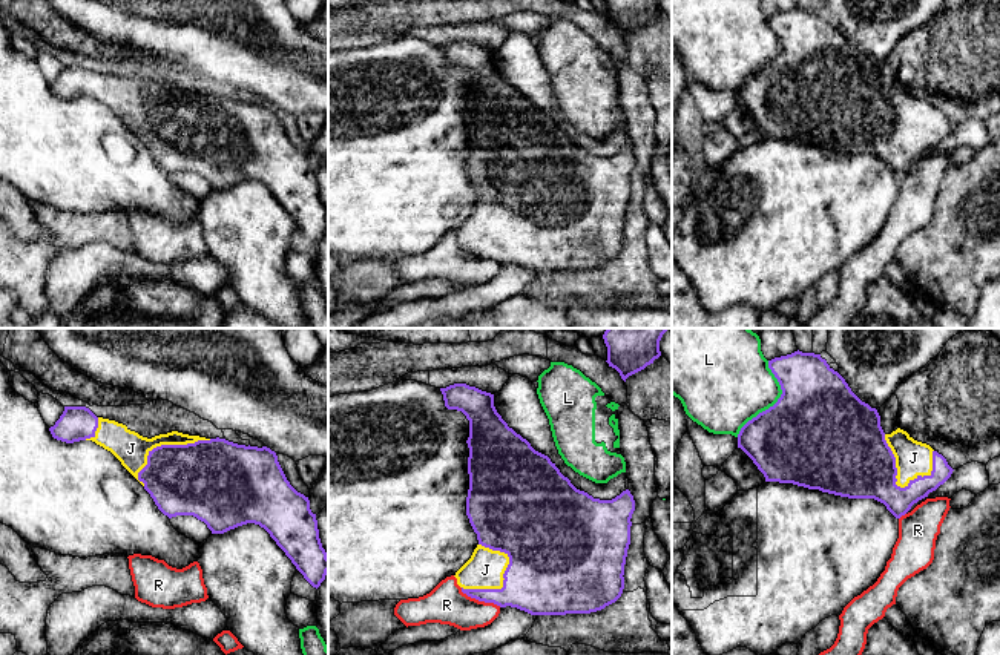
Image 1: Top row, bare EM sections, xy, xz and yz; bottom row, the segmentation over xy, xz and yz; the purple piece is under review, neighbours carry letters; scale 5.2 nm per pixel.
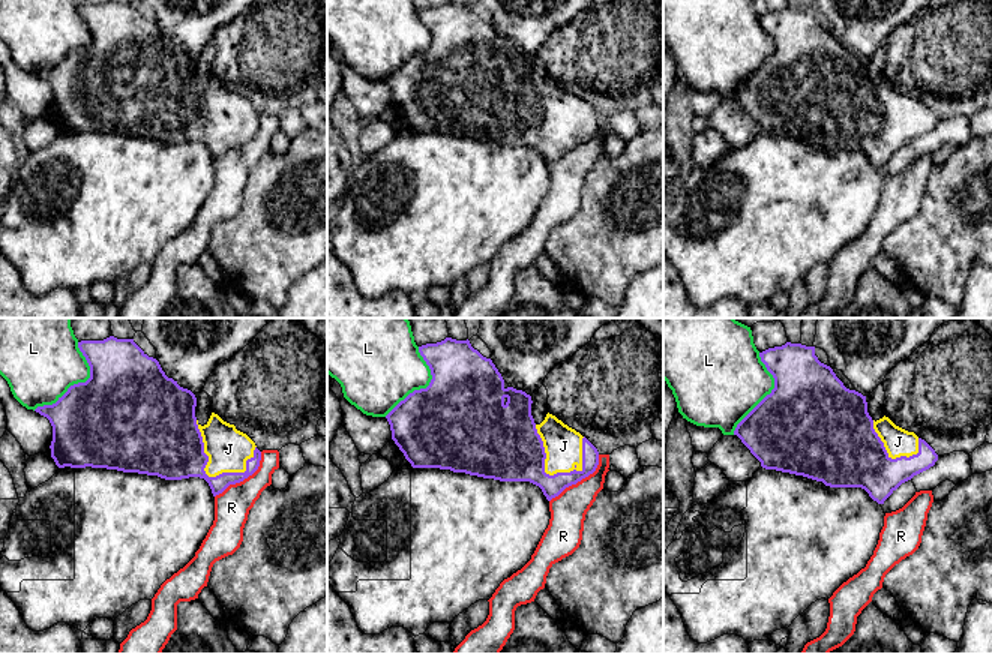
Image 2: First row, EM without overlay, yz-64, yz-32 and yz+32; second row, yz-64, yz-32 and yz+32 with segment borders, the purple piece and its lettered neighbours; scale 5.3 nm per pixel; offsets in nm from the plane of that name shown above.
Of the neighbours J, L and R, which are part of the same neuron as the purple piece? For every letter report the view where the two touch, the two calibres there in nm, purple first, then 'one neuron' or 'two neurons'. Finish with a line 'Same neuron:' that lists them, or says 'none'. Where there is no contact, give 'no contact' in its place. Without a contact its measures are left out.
J: yz | 400/180 nm | one neuron
L: yz | 500/400 nm | two neurons
R: xz | 240/200 nm | two neurons
Same neuron: J

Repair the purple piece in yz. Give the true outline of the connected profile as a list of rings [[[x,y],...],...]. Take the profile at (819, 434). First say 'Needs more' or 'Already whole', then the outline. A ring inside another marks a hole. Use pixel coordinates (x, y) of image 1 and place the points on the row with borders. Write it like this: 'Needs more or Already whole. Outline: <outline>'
Needs more. Outline: [[[794,351],[768,360],[782,394],[738,434],[741,448],[765,482],[793,483],[848,497],[874,499],[900,518],[952,474],[946,459],[897,428],[885,434],[876,408],[862,402],[821,354]]]

